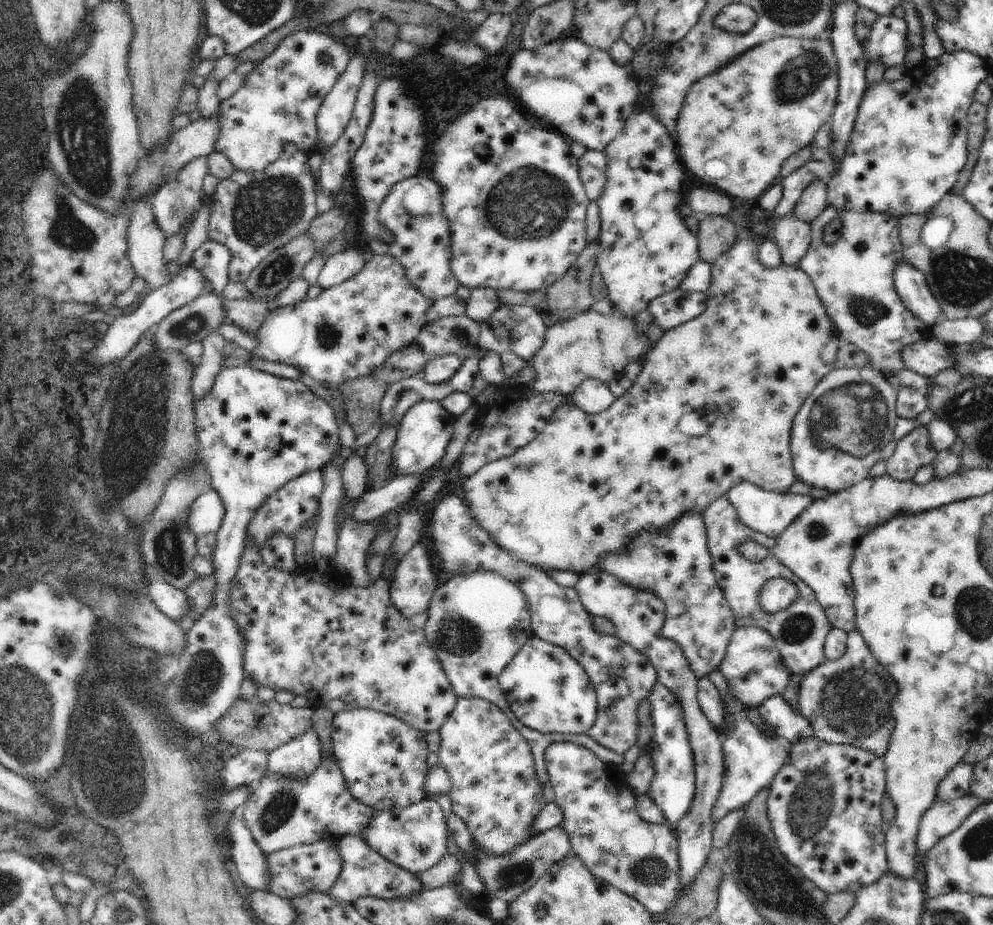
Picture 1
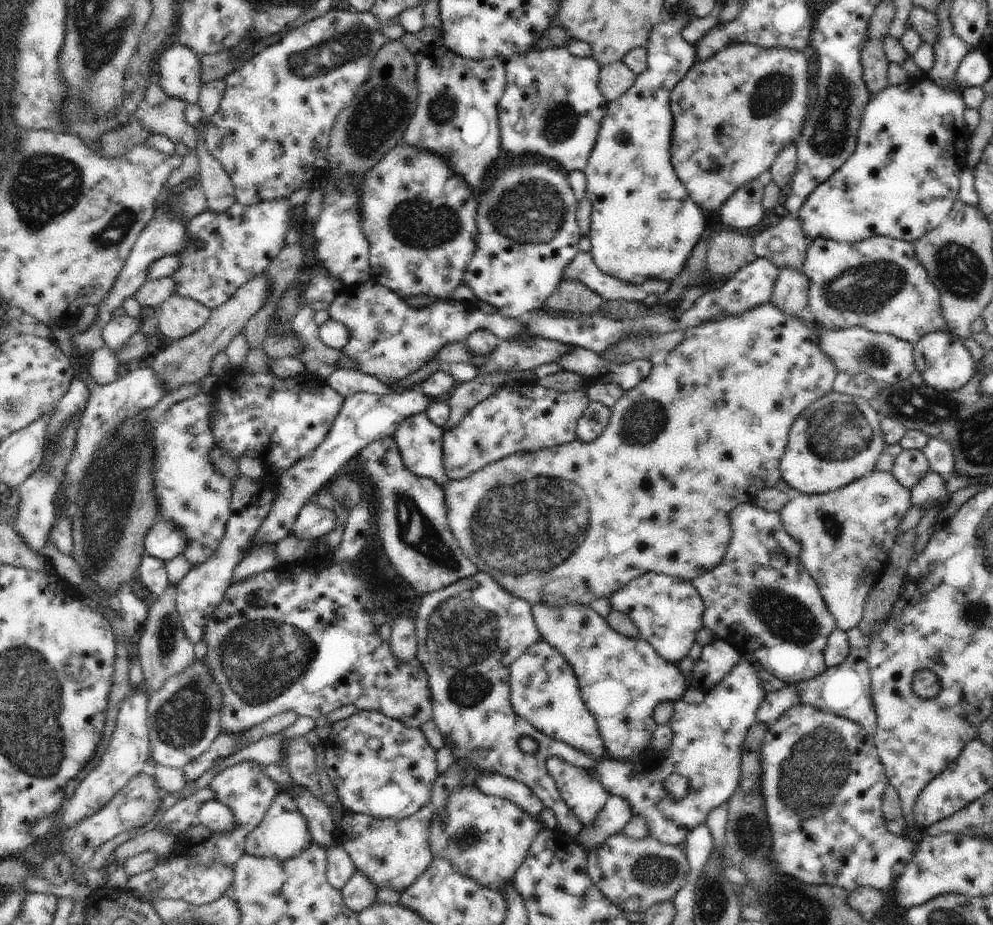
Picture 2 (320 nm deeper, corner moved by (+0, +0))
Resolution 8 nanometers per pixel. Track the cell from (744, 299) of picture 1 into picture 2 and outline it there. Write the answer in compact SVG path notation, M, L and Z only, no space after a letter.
M768 302L738 316L723 315L718 321L689 328L685 332L685 339L674 350L653 361L648 378L632 390L624 391L622 398L611 408L608 426L594 442L583 443L576 438L559 447L533 453L514 453L486 465L466 478L449 480L443 486L448 528L458 542L459 549L479 572L489 574L504 590L532 606L538 603L546 603L551 607L572 603L589 605L598 598L609 599L631 580L646 573L662 573L692 583L694 579L716 568L722 562L731 541L730 511L747 500L753 502L759 492L775 486L781 479L779 462L792 425L813 402L833 391L837 370L817 345L816 325L817 322L802 323L801 317L784 314Z

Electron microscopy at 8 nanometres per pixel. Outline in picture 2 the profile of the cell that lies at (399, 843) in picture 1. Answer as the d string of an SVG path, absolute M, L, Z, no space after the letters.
M430 804L399 821L346 812L335 828L335 844L349 854L357 870L363 872L378 890L392 889L403 893L433 861L428 841L434 811L434 806Z

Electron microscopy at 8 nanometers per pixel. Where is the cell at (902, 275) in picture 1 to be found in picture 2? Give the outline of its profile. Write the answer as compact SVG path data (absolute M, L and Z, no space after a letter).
M932 331L925 334L913 344L915 370L921 374L923 381L937 391L955 391L962 388L975 374L976 361L958 336L952 332Z

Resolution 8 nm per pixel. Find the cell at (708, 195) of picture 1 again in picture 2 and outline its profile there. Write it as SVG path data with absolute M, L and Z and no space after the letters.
M770 172L762 173L758 178L743 184L734 194L731 194L727 201L719 208L720 220L732 230L746 230L756 226L764 216L765 210L763 209L763 192L766 183L771 180Z

